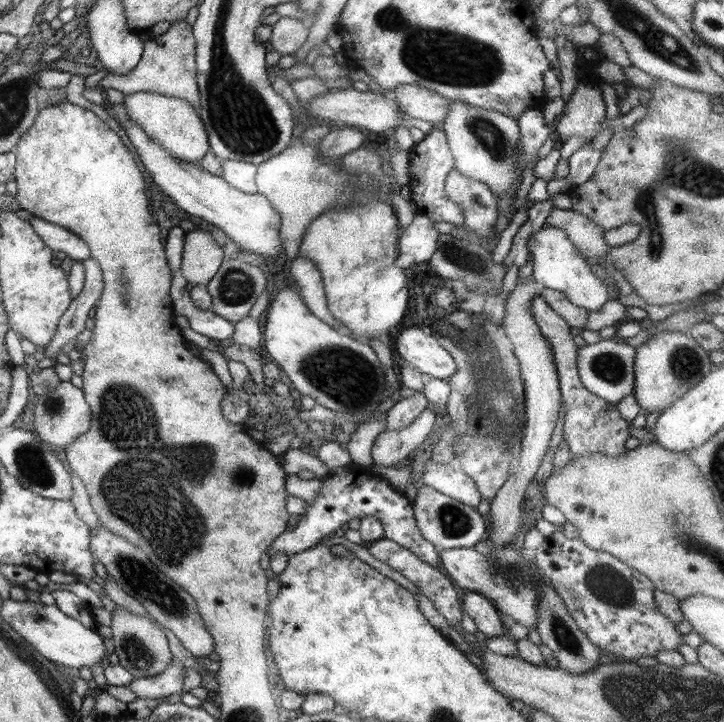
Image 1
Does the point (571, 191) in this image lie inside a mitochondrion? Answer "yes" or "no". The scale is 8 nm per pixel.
no

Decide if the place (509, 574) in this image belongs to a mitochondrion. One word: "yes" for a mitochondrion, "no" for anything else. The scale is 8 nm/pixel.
yes

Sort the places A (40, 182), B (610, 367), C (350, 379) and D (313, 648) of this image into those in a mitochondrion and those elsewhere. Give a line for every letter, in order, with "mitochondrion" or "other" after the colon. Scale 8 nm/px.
A: other
B: mitochondrion
C: mitochondrion
D: other

